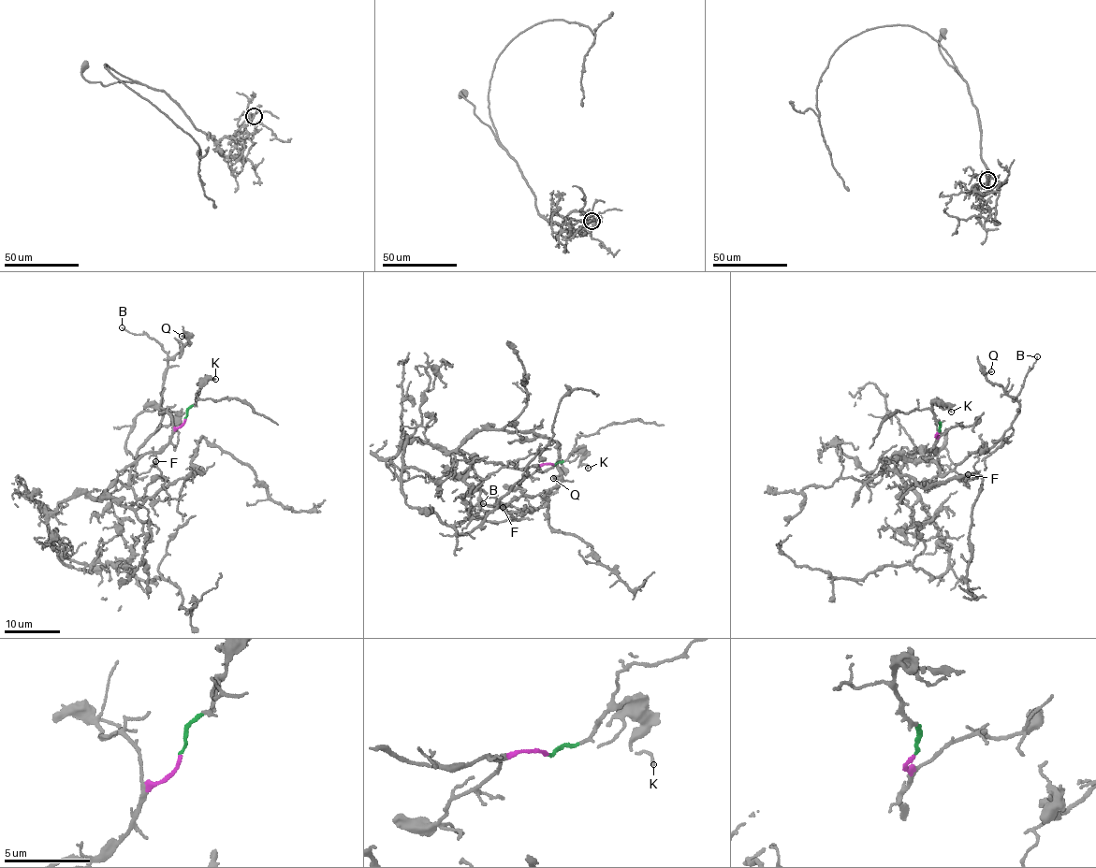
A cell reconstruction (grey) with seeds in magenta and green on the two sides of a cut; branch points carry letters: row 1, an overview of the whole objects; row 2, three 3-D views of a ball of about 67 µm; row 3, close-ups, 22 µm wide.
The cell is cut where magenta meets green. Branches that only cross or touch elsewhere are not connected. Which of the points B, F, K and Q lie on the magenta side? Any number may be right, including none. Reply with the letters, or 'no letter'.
B, F, Q

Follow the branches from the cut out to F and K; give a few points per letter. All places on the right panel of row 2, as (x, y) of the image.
F: (939, 431), (935, 451), (937, 447), (928, 451), (941, 475), (957, 472), (964, 480), (968, 474)
K: (939, 431), (940, 425), (935, 419), (932, 404), (947, 404), (951, 412)

